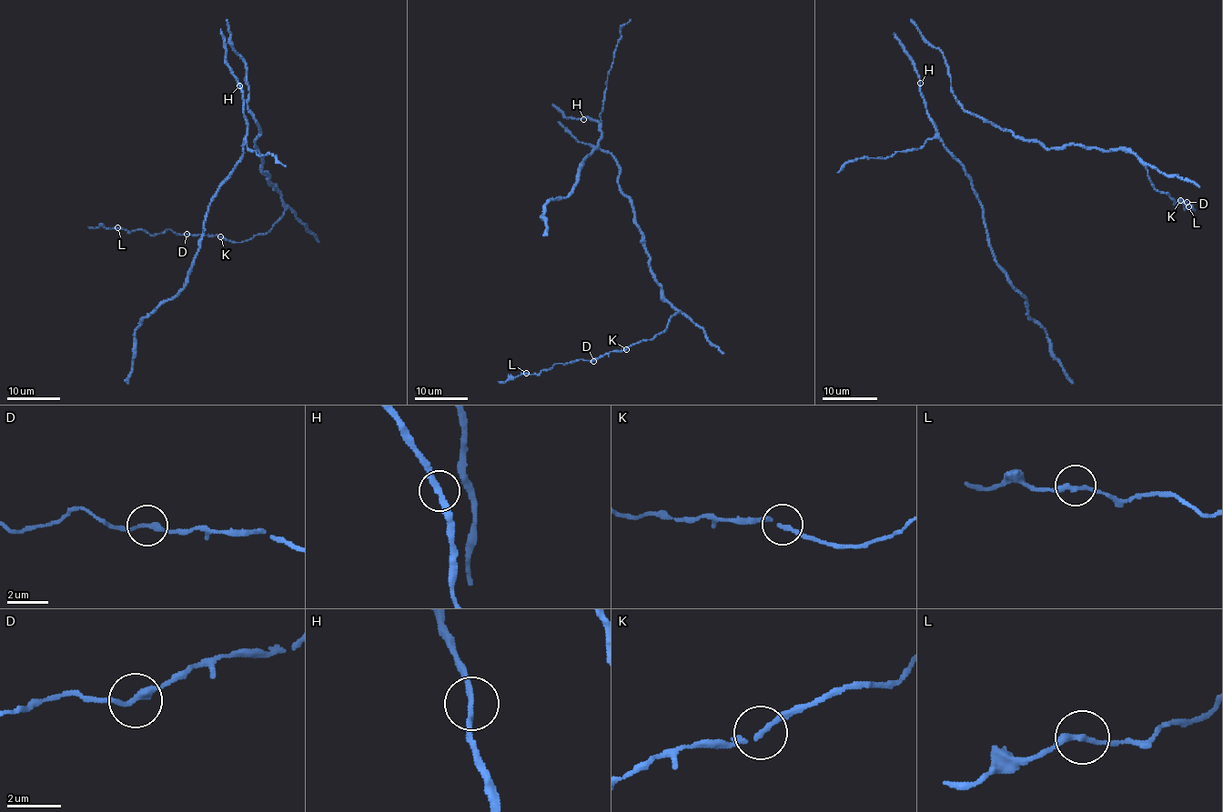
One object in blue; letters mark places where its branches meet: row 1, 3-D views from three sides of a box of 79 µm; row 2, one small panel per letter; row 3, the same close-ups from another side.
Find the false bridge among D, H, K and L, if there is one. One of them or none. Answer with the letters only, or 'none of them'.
none of them

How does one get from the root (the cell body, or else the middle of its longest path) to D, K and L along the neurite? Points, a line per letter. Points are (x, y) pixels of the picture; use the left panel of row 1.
D: (248, 84), (260, 169), (281, 195), (283, 215), (240, 243), (186, 234)
K: (248, 84), (260, 169), (284, 212), (264, 235), (240, 243), (220, 236)
L: (248, 84), (247, 106), (260, 130), (255, 143), (260, 169), (285, 209), (274, 225), (240, 243), (117, 227)

